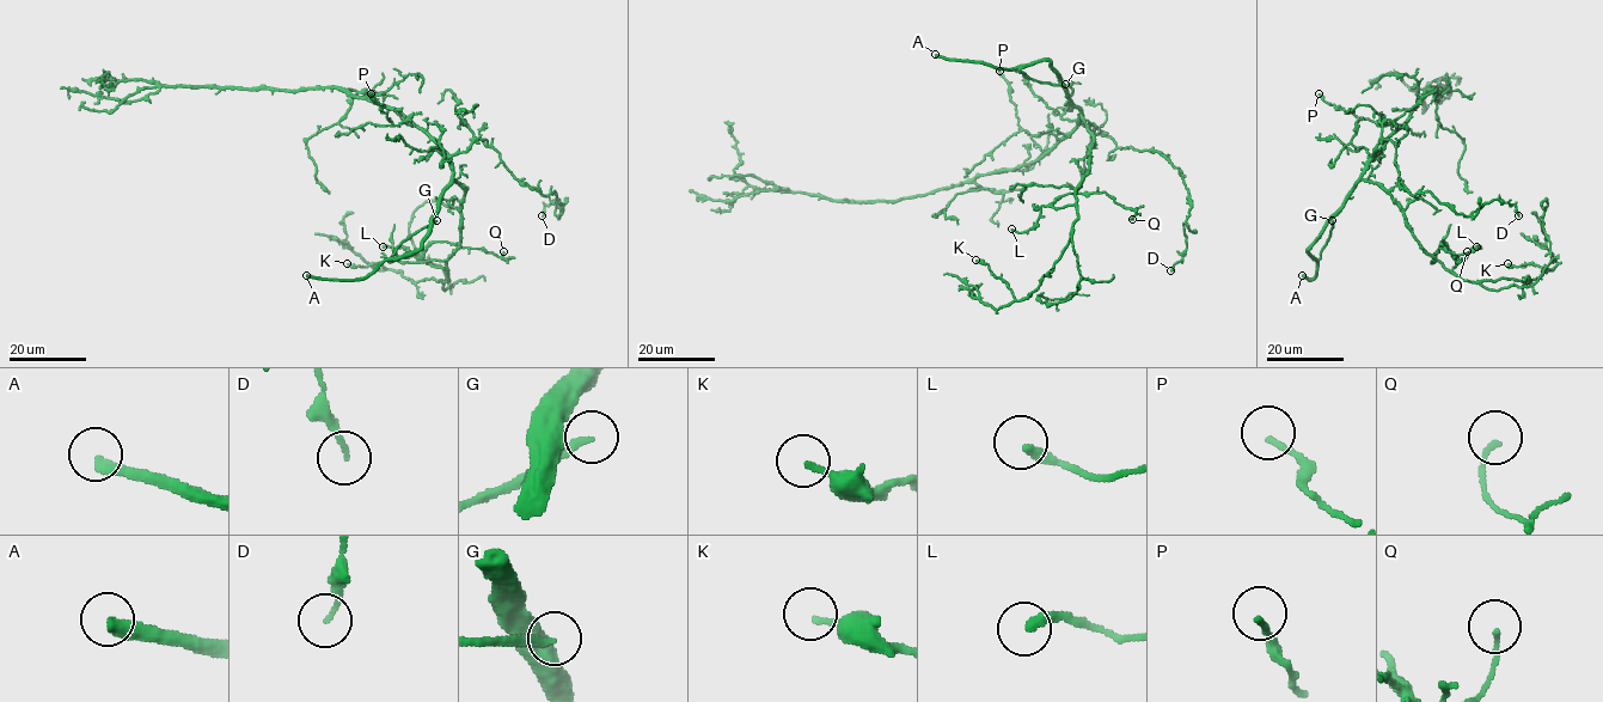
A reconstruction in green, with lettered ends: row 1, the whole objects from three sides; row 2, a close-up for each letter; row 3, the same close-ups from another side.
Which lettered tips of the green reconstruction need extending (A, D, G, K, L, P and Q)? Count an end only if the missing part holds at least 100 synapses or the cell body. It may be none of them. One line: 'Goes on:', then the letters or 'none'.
Goes on: A, G

